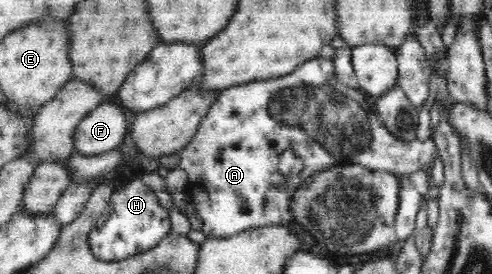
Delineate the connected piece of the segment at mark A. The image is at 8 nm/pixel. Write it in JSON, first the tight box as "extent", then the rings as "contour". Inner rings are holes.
{"extent":[179,57,438,240],"contour":[[[322,57],[311,58],[295,68],[294,72],[288,73],[286,76],[279,76],[270,80],[253,80],[249,84],[234,85],[233,88],[227,88],[219,92],[215,103],[211,105],[209,113],[205,115],[197,133],[193,139],[179,151],[180,167],[183,171],[187,172],[187,185],[186,193],[191,195],[191,203],[194,205],[197,217],[202,222],[202,232],[206,237],[213,237],[214,240],[222,240],[223,237],[231,237],[237,233],[247,232],[250,229],[265,228],[267,226],[285,226],[285,223],[291,221],[291,213],[289,213],[289,205],[292,193],[312,175],[317,175],[325,169],[329,169],[332,165],[349,165],[351,163],[361,164],[369,169],[383,170],[391,174],[410,175],[417,171],[430,171],[433,167],[433,161],[437,159],[438,151],[433,138],[426,141],[419,141],[417,138],[411,141],[399,140],[397,136],[391,135],[387,131],[383,122],[377,118],[375,109],[371,107],[369,99],[360,93],[358,89],[349,87],[341,83],[341,80],[335,76],[333,60],[325,59]],[[290,149],[296,153],[303,161],[304,168],[295,175],[285,176],[277,170],[276,164],[279,161],[279,155],[283,151]]]}

